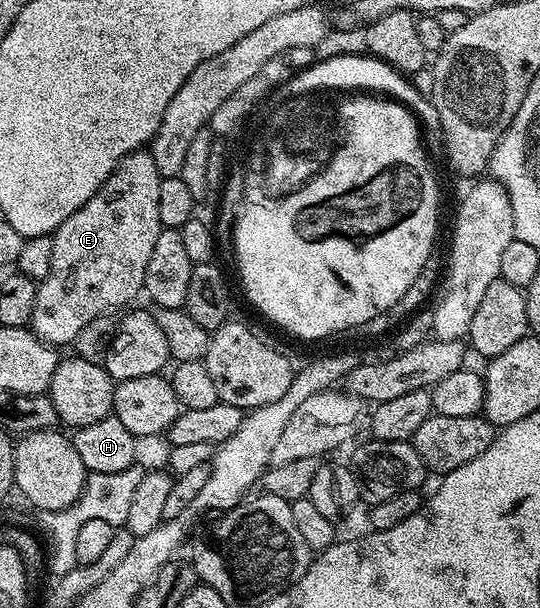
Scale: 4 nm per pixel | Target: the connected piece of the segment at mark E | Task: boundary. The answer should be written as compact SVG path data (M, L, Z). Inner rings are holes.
M137 151L128 153L118 163L118 167L106 179L106 183L102 183L102 187L98 187L98 191L94 195L90 195L90 199L86 199L86 203L82 203L82 207L78 207L78 211L74 211L74 215L70 215L62 224L57 227L55 233L51 234L53 250L50 254L50 271L44 277L43 281L36 286L36 298L34 299L34 311L32 312L32 320L30 328L36 336L53 347L61 347L60 345L71 346L75 342L78 331L82 331L82 327L86 327L86 323L90 323L90 319L94 319L103 313L112 313L116 309L123 310L127 301L132 301L136 296L141 296L144 288L144 276L146 275L146 263L150 263L150 254L154 251L154 242L158 239L161 231L160 220L158 219L158 187L160 186L160 172L154 163L151 152Z

